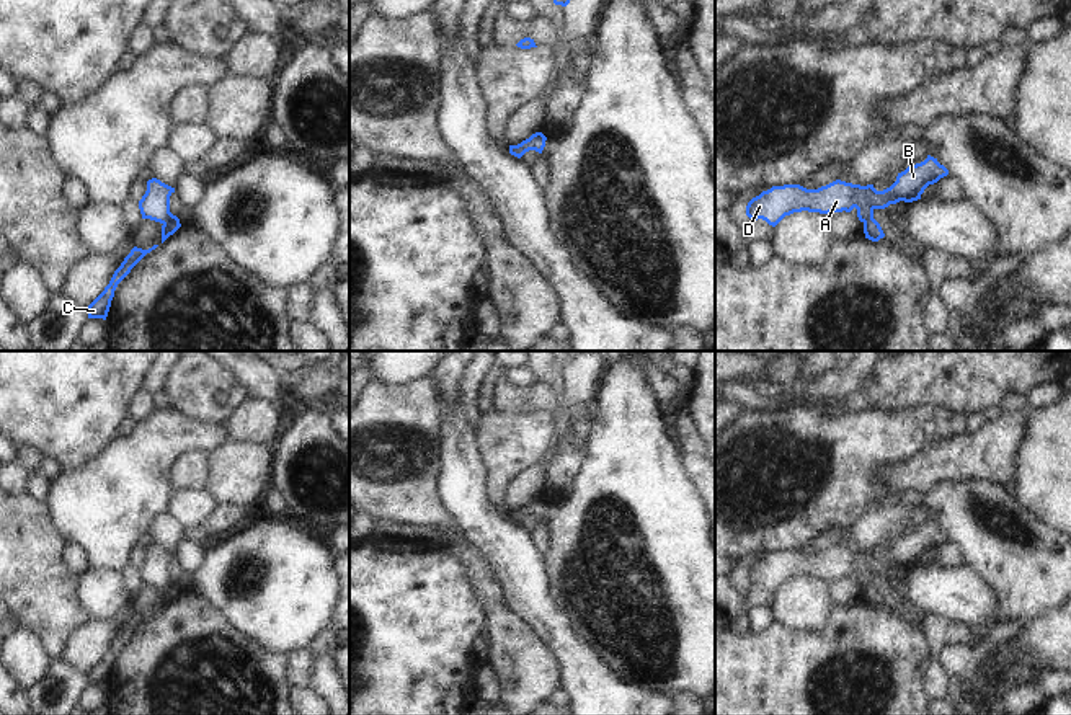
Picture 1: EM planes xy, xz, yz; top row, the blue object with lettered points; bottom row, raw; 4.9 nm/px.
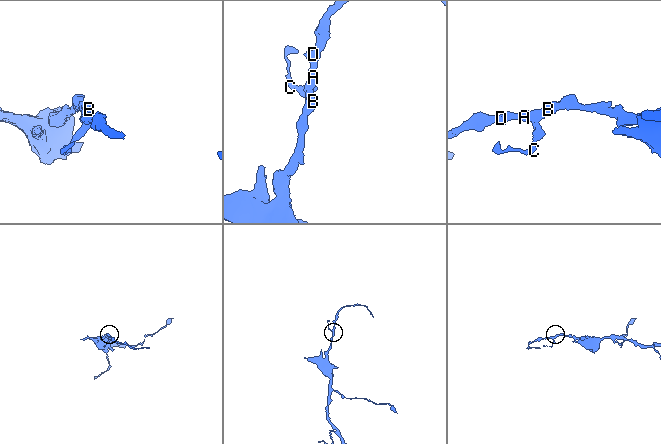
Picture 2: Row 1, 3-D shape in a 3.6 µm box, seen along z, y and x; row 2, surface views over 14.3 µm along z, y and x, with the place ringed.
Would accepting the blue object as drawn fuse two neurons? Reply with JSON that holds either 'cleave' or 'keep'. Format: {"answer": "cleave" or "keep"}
{"answer": "cleave"}

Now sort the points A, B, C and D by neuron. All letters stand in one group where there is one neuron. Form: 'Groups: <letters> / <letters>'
Groups: A B D / C

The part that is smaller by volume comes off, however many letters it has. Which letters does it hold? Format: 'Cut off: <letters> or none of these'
Cut off: C

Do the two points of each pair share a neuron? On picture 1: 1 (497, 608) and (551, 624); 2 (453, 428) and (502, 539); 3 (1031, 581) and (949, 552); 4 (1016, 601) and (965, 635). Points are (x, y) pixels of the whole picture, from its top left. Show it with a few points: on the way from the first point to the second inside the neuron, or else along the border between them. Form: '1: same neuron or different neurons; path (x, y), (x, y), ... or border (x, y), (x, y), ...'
1: different neurons; border (497, 581), (500, 598), (546, 640)
2: same neuron; path (459, 456), (462, 493), (474, 511)
3: different neurons; border (949, 539), (960, 550), (967, 564)
4: different neurons; border (973, 629), (983, 637)

